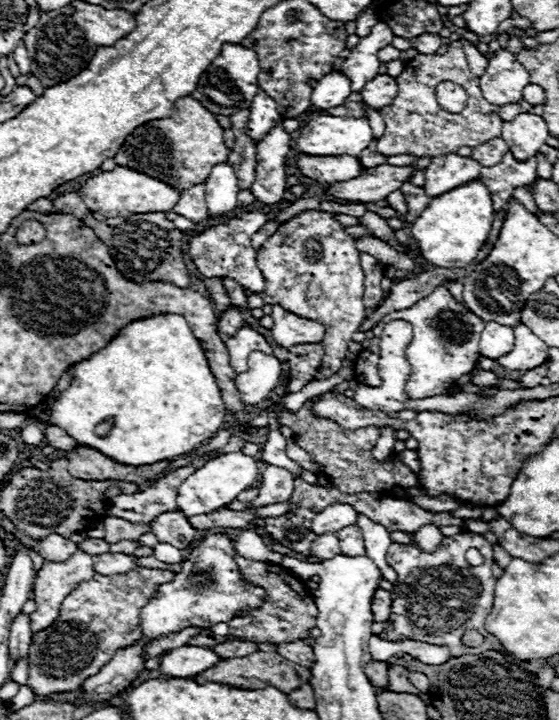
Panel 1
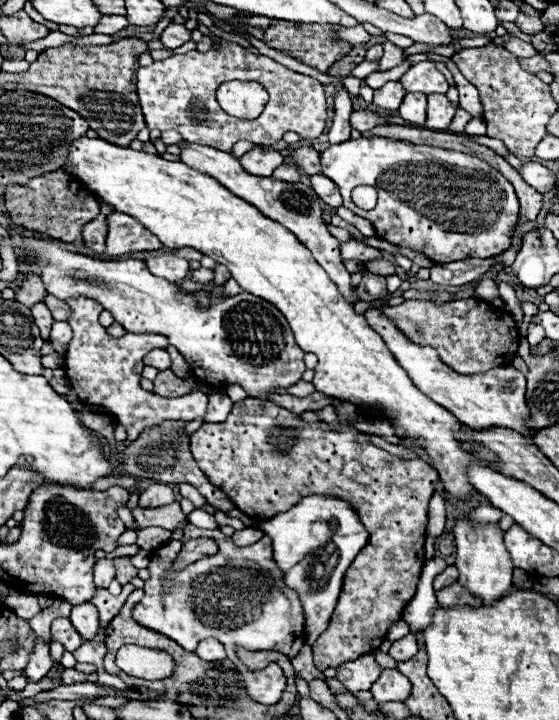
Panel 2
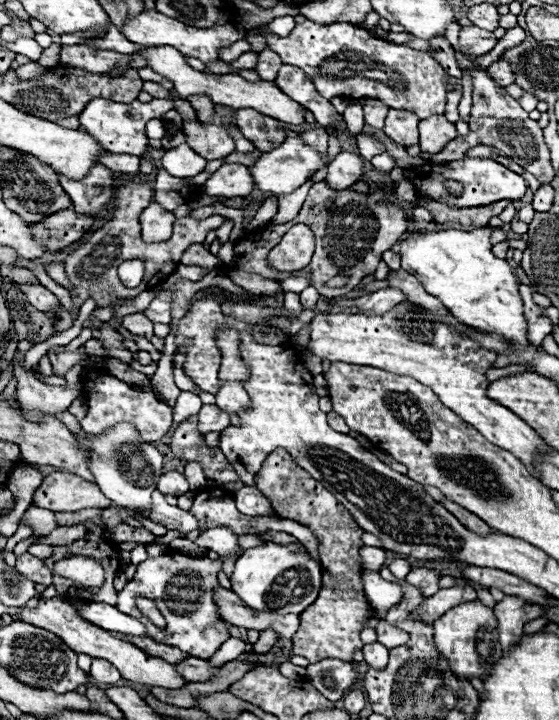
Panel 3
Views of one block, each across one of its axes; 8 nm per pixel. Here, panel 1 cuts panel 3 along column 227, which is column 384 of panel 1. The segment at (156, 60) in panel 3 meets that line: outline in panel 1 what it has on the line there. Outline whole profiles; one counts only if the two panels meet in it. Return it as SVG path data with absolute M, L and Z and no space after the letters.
M378 74L376 78L368 80L368 84L364 84L364 88L360 90L360 96L362 100L368 104L368 106L374 106L374 108L382 108L382 106L388 106L394 96L398 94L398 84L392 76L388 74Z

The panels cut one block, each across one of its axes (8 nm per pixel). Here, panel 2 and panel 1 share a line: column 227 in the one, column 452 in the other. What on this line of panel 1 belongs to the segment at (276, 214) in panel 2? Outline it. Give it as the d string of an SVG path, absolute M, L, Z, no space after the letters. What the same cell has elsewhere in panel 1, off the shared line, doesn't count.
M444 154L434 156L430 164L424 168L424 190L428 196L440 196L468 180L474 180L480 176L480 164L472 160L470 156L458 156L458 154Z

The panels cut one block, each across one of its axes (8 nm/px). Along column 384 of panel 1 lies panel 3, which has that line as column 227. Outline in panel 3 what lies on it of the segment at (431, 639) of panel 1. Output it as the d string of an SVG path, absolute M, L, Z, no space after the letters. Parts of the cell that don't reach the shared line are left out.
M168 550L158 558L144 560L134 578L126 584L122 592L118 592L118 610L136 618L136 598L150 598L156 602L158 610L166 618L166 628L146 628L148 636L156 642L168 642L174 634L186 634L186 648L192 656L206 656L206 660L218 652L220 644L228 636L226 622L218 614L218 606L214 602L214 588L218 584L218 572L222 570L222 558L194 558L184 556L178 550Z

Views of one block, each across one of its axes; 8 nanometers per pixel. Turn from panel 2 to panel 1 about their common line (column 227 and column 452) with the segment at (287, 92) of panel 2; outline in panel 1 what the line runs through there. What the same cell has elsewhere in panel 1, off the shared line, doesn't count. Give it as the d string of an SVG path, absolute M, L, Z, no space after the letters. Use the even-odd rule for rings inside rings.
M458 40L450 42L450 48L444 56L418 54L416 58L408 60L402 74L396 78L396 82L400 84L400 92L396 100L392 100L390 106L384 106L380 110L386 124L384 134L378 138L376 144L380 154L384 156L414 154L418 158L440 156L440 154L456 152L462 146L474 148L478 144L484 144L500 136L500 128L502 128L500 108L482 98L478 76L470 72L468 58ZM440 82L456 82L466 90L468 102L462 114L450 114L440 108L436 100L436 86Z

